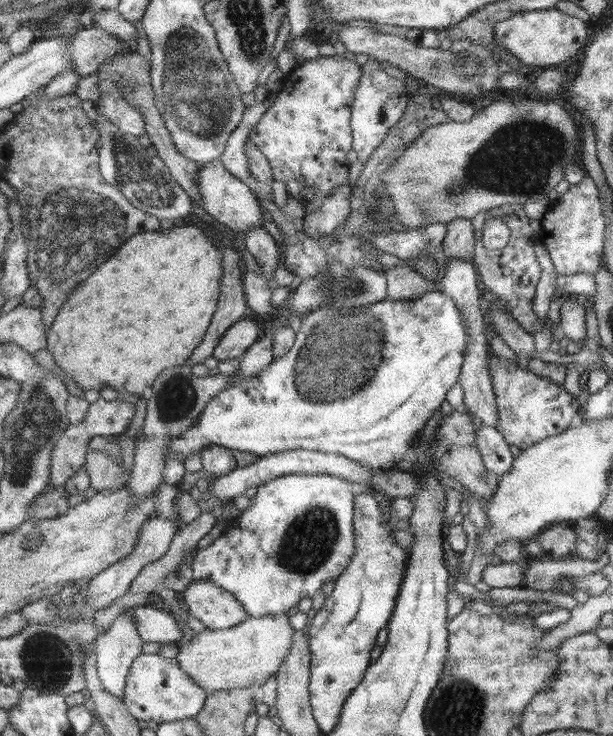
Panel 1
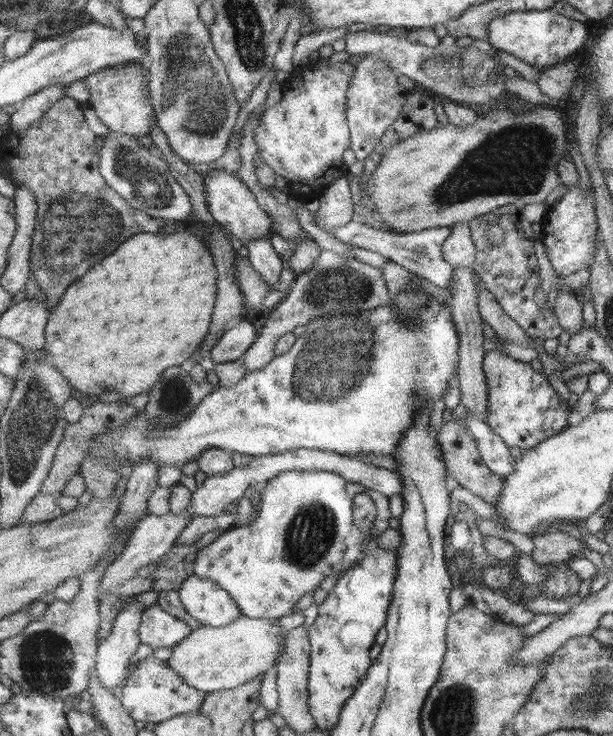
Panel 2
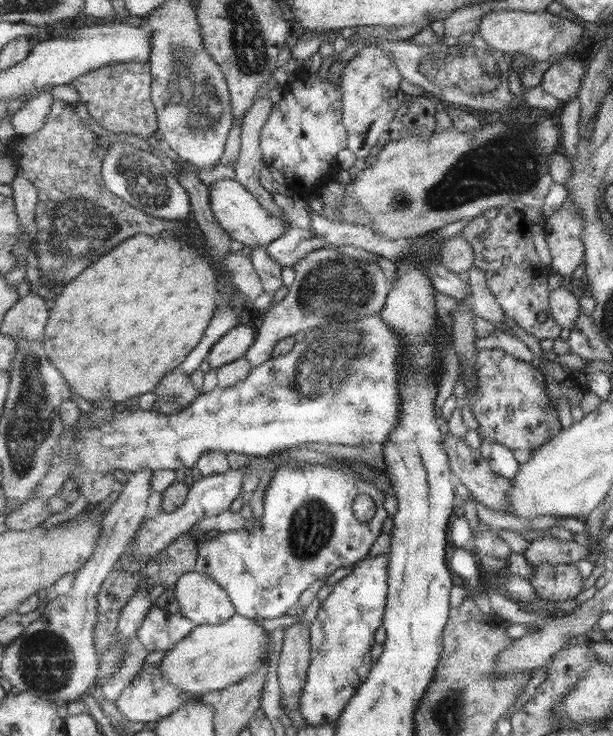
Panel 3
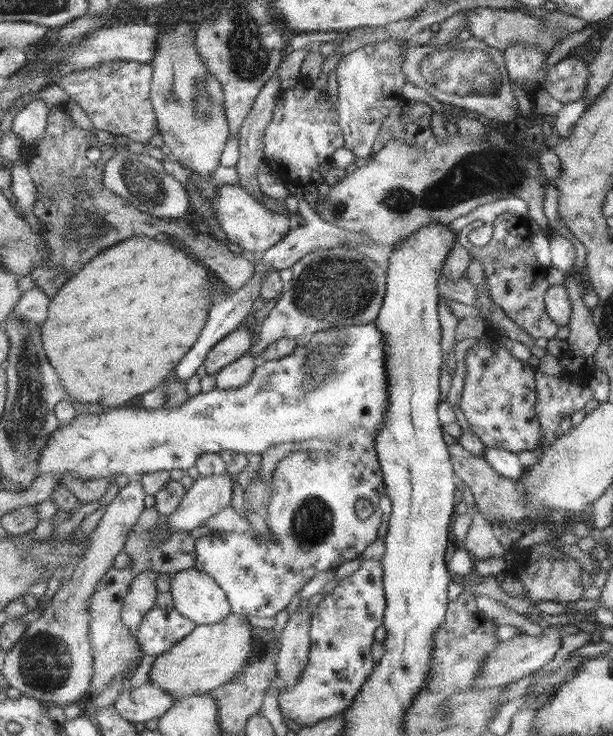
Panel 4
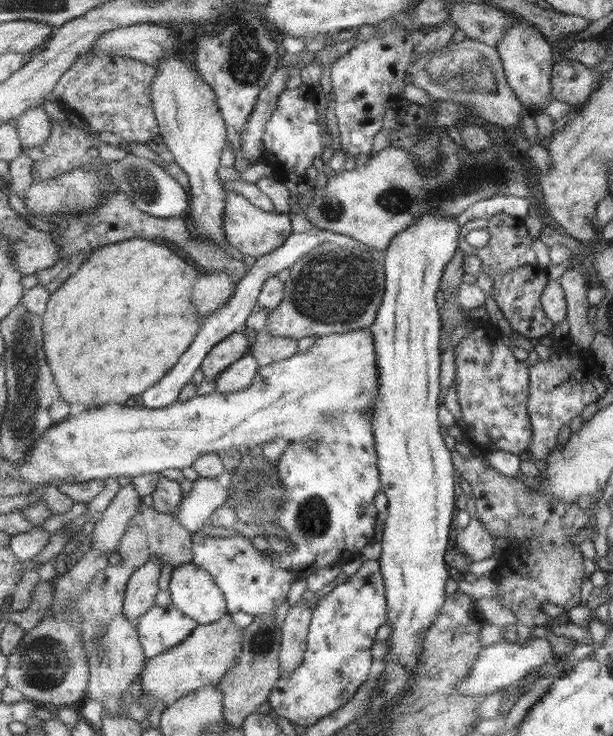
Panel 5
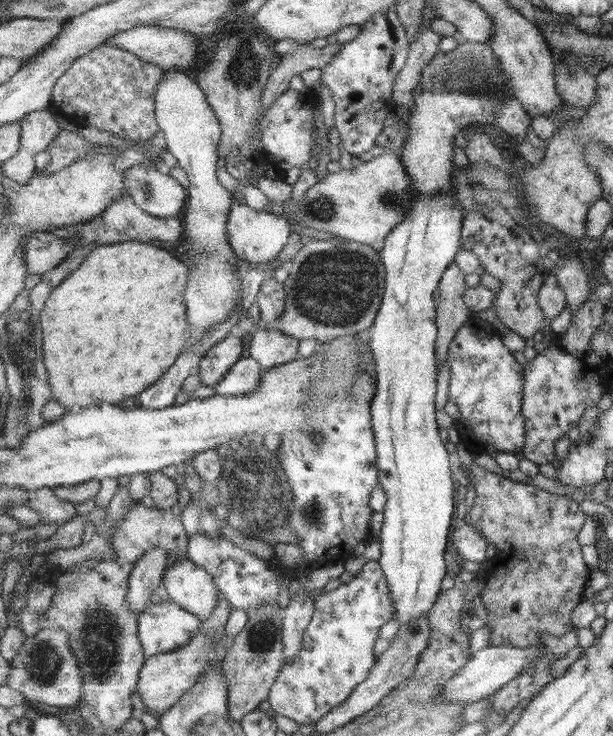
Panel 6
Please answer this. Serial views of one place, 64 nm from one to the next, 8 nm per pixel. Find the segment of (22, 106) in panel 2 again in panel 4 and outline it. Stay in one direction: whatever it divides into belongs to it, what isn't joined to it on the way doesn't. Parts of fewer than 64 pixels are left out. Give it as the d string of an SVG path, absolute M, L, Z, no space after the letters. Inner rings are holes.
M35 99L23 106L14 117L11 130L19 135L25 145L29 146L45 136L48 130L49 105L43 100Z

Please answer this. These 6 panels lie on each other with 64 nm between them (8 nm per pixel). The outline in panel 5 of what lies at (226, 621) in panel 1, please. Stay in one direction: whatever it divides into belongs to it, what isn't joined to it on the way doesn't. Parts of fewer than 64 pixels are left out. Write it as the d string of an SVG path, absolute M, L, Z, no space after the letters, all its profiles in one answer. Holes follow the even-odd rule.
M195 563L174 569L168 591L172 604L201 625L217 622L229 614L222 588L207 570Z

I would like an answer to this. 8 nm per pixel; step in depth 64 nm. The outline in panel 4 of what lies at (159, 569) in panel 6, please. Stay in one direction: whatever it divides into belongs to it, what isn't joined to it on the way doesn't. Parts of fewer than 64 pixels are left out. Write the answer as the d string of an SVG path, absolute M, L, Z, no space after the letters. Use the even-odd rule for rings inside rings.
M150 570L138 574L131 583L130 594L124 600L122 619L134 634L139 630L147 613L155 606L157 576L157 573Z

